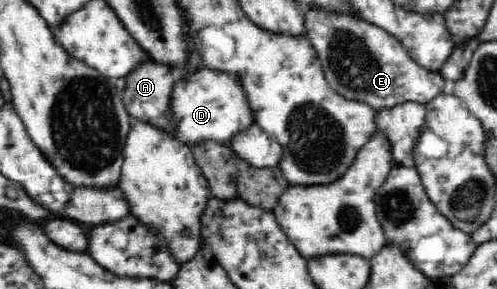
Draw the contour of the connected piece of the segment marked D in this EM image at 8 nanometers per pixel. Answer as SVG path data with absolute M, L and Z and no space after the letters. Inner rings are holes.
M205 67L187 73L187 77L177 78L171 91L169 108L174 127L171 132L165 133L191 149L199 147L201 143L227 144L235 134L254 125L245 90L237 82L237 78L229 73L216 72Z

